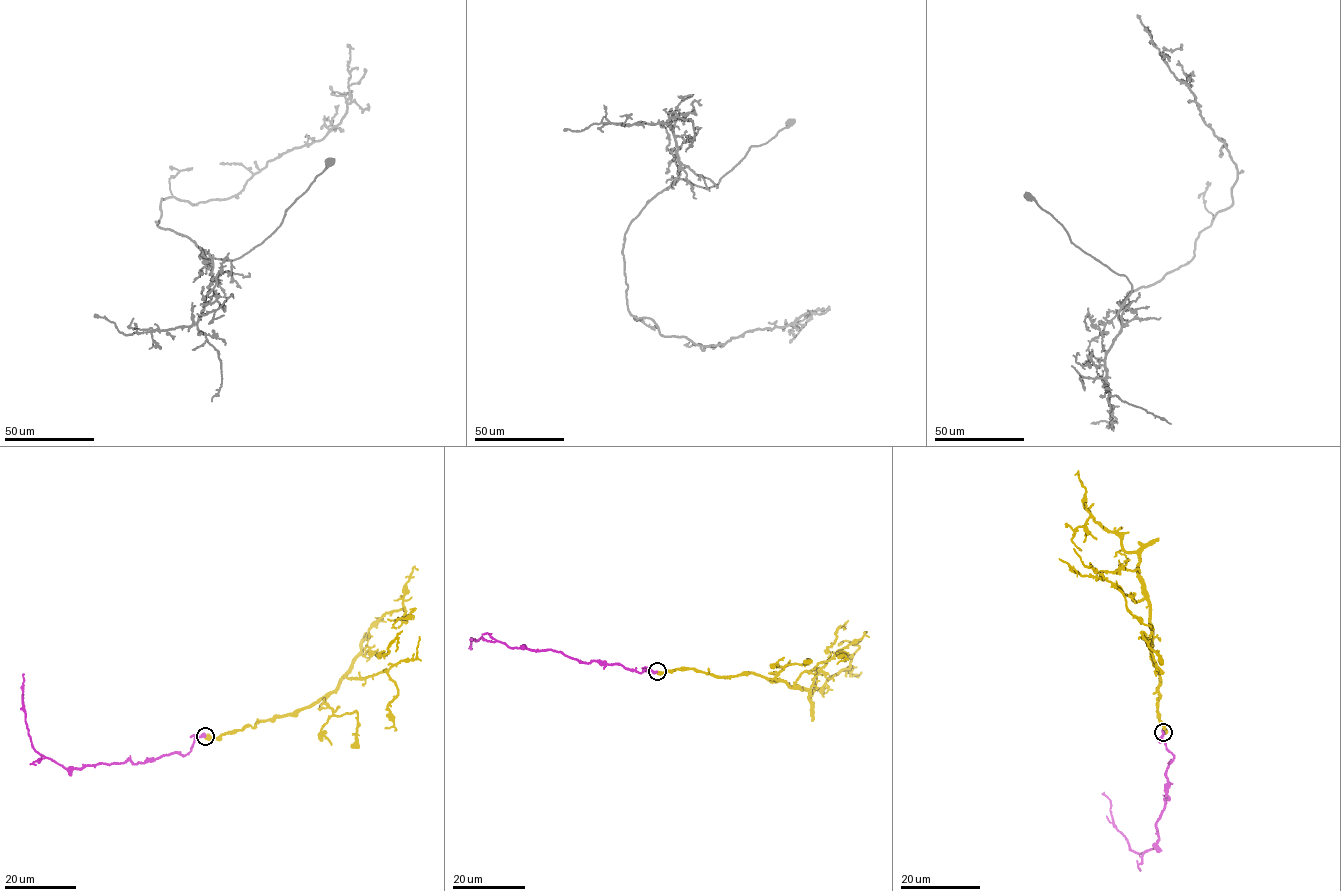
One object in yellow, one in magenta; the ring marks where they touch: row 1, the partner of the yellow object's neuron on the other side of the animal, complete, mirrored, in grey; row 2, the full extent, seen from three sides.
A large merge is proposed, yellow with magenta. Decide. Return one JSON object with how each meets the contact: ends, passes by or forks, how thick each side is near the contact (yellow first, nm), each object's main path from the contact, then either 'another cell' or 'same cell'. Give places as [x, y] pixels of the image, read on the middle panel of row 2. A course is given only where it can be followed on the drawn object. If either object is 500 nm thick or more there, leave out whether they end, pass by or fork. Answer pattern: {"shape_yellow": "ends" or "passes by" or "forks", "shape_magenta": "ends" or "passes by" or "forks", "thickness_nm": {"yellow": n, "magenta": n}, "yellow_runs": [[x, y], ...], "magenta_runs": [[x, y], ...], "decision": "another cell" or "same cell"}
{"thickness_nm": {"yellow": 600, "magenta": 500}, "yellow_runs": [[657, 671], [755, 673], [804, 689], [809, 697], [813, 687], [850, 667], [858, 647], [842, 643]], "magenta_runs": [[656, 671], [579, 662], [562, 652], [508, 647], [481, 637], [470, 646]], "decision": "same cell"}

